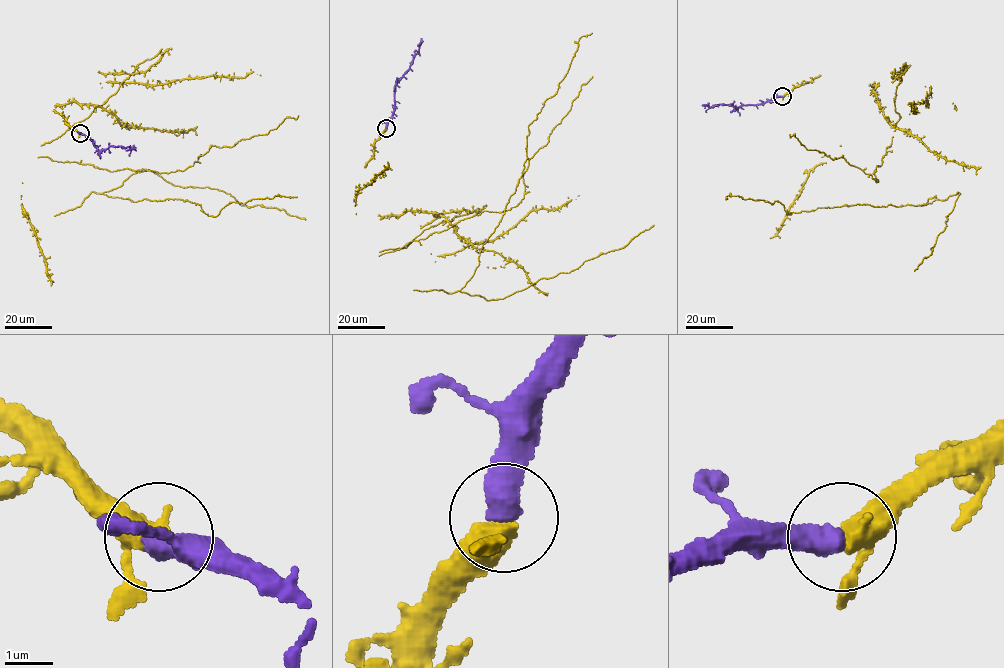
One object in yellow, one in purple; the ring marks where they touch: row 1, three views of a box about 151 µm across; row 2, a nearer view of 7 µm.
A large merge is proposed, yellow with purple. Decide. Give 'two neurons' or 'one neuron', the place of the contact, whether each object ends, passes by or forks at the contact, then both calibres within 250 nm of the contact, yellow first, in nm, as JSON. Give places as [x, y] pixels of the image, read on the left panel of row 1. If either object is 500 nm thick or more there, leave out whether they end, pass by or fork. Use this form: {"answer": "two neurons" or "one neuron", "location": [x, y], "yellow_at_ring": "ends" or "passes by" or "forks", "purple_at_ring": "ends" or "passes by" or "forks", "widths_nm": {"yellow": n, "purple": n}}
{"answer": "one neuron", "location": [80, 133], "widths_nm": {"yellow": 400, "purple": 500}}

